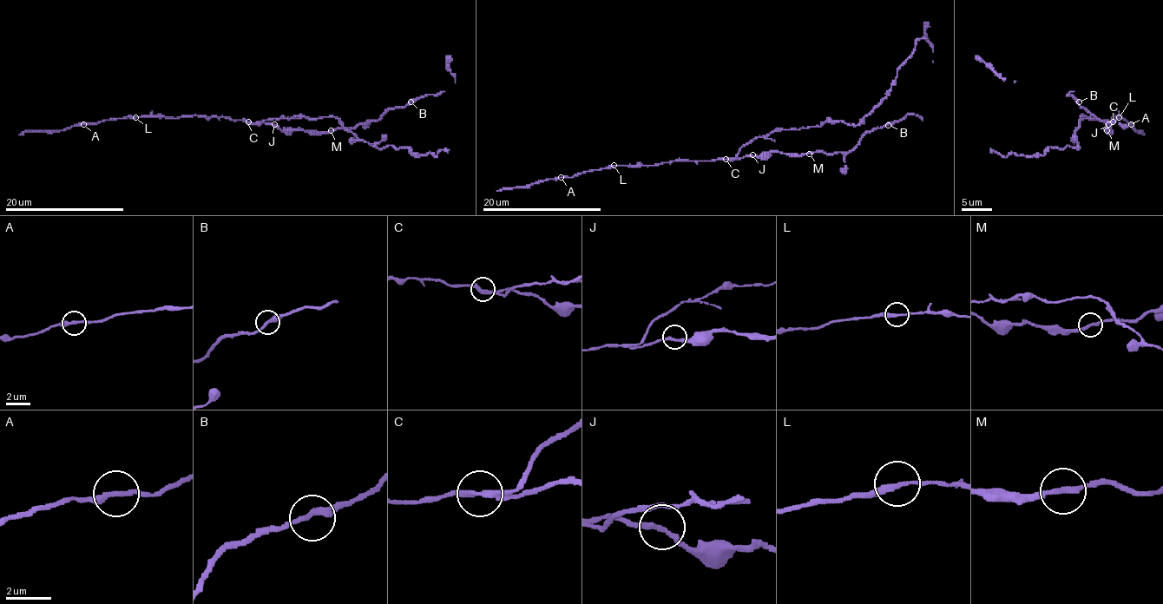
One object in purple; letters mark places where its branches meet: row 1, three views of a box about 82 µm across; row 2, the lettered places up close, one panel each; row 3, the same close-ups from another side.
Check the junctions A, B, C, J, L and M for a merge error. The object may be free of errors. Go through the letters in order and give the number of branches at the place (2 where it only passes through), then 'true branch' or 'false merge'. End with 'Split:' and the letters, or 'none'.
A: branches 2; true branch
B: branches 2; true branch
C: branches 2; false merge
J: branches 2; true branch
L: branches 2; true branch
M: branches 2; true branch
Split: C

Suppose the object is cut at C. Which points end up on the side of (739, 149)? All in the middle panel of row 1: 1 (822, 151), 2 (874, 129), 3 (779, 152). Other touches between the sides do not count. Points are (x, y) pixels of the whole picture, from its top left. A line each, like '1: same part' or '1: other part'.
1: other part
2: other part
3: other part

